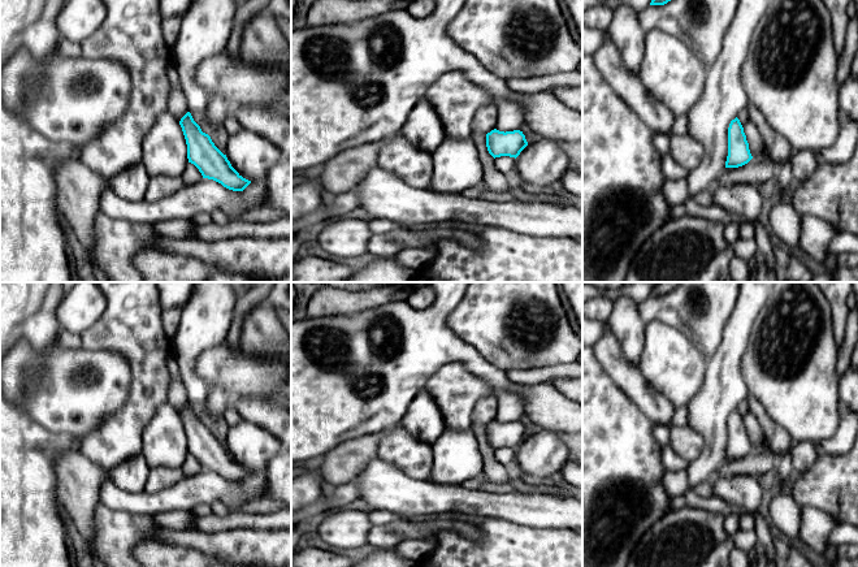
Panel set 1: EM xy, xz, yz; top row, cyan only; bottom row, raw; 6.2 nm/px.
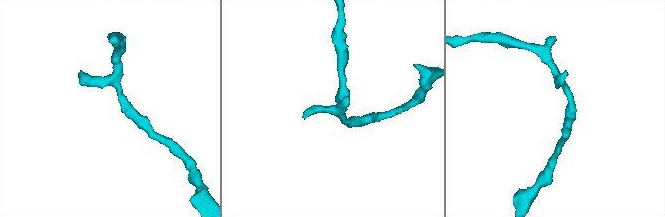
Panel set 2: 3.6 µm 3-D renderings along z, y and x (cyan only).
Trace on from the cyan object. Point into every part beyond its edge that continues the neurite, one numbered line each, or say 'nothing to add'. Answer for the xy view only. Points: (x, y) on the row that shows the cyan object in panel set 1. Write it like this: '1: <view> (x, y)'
nothing to add

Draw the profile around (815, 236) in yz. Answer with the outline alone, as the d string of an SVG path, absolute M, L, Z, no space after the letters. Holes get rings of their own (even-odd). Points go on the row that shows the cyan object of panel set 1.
M802 216L800 247L815 261L824 264L828 246L835 234L833 226L816 216Z

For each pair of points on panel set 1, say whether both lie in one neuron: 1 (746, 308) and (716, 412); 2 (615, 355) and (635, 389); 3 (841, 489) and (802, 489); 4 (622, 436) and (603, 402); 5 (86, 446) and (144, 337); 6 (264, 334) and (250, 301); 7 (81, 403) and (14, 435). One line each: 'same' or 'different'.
1: same
2: same
3: same
4: same
5: same
6: different
7: different

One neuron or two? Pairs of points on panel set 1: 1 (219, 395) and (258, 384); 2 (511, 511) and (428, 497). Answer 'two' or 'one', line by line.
1: two
2: one

